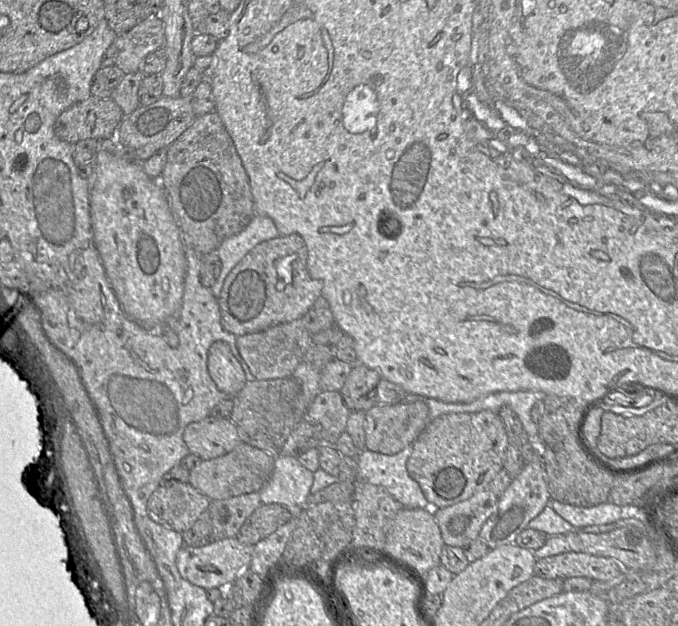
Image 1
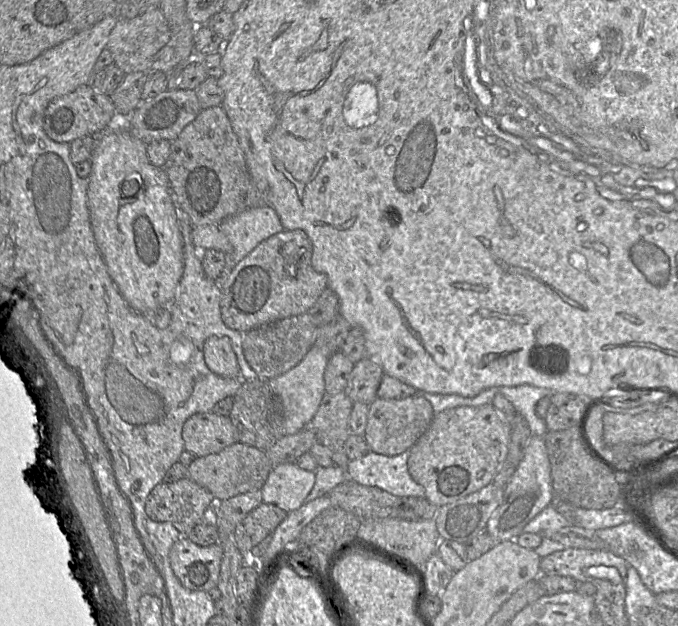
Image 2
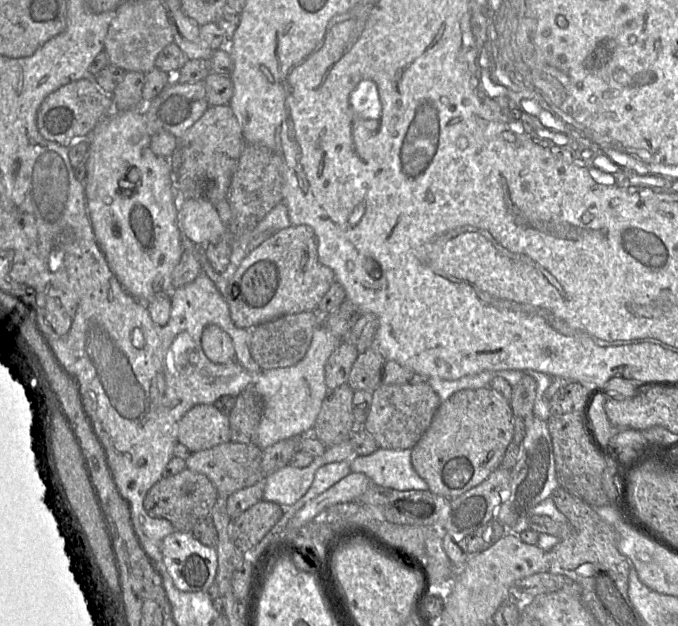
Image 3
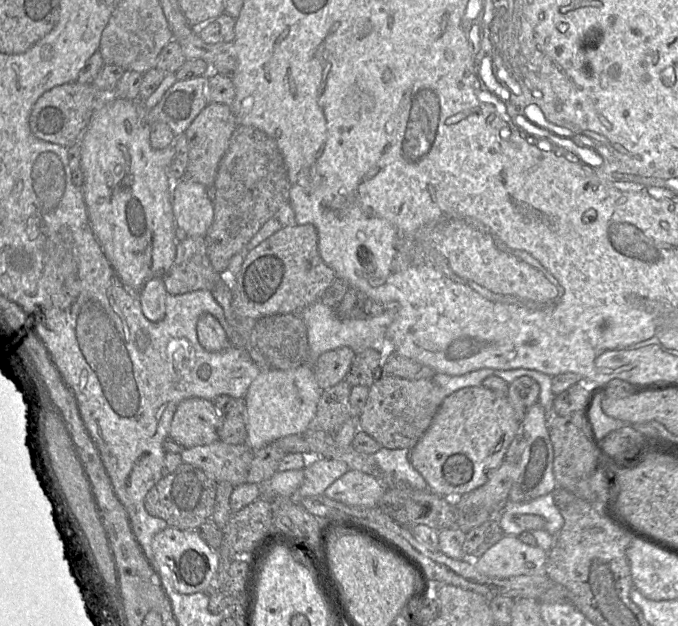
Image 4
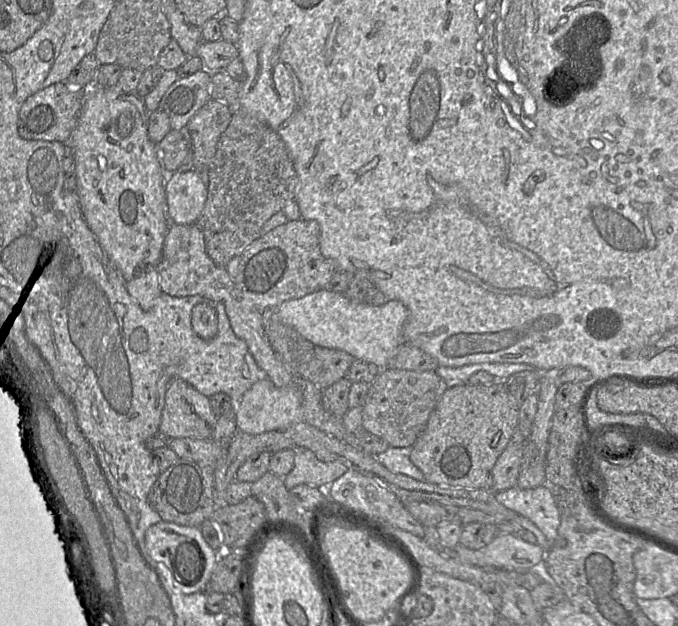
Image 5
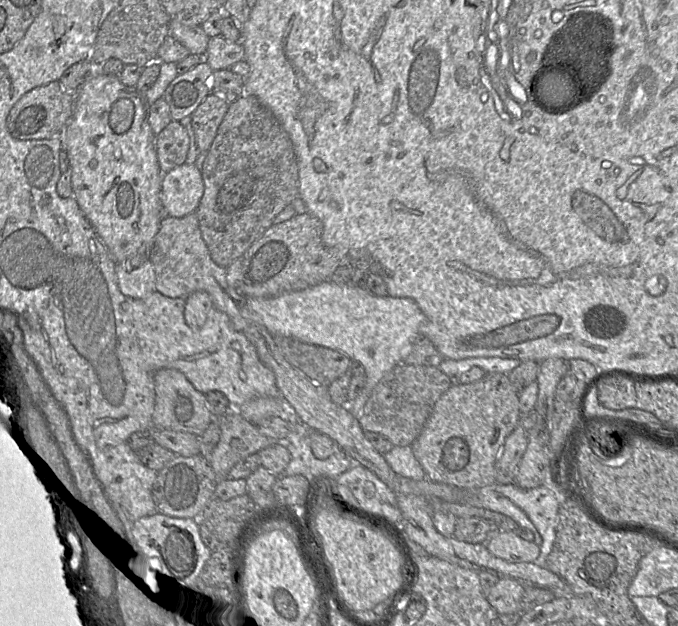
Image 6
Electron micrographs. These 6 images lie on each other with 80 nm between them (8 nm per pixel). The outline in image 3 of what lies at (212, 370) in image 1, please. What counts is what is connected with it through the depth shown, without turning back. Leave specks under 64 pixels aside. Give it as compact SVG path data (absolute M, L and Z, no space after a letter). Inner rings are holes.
M210 324L203 329L201 346L206 357L215 364L226 364L235 360L231 337L217 325Z

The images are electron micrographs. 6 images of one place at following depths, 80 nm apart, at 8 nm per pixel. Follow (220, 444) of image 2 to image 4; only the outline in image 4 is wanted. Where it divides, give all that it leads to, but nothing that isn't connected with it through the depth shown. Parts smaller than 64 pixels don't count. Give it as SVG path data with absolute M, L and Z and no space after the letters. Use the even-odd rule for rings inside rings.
M187 398L173 415L169 437L184 448L208 445L219 440L221 415L211 400Z

